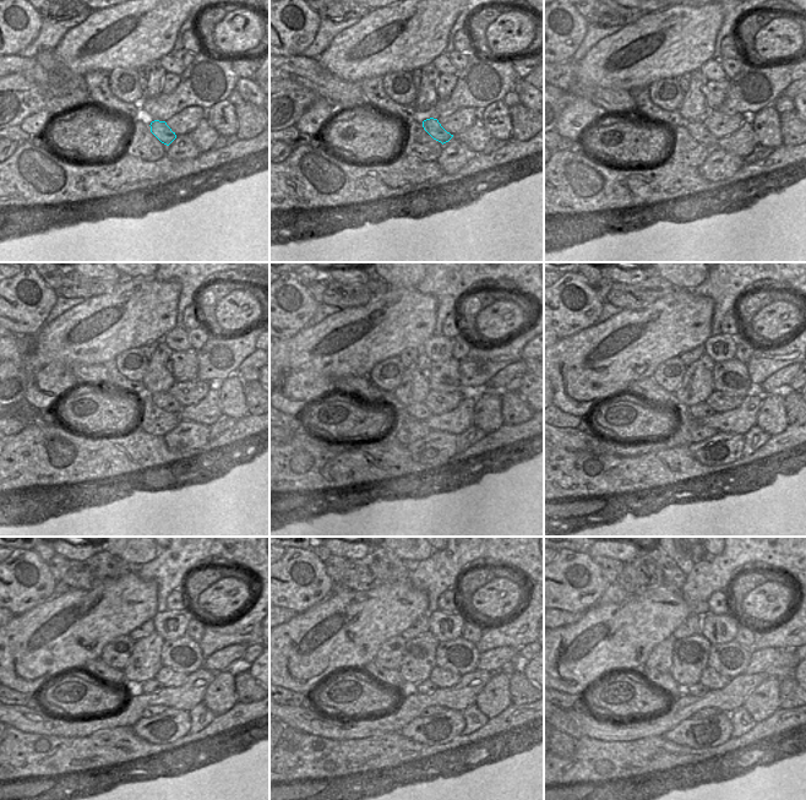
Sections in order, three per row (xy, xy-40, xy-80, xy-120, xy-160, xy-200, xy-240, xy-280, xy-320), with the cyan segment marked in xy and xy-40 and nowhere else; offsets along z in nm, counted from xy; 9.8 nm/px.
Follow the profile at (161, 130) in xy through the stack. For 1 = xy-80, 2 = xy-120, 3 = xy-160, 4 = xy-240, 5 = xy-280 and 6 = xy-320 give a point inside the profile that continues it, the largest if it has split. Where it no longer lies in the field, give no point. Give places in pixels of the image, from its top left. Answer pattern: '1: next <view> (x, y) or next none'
1: next xy-80 (700, 130)
2: next xy-120 (146, 406)
3: next xy-160 (420, 411)
4: next xy-240 (152, 685)
5: next xy-280 (425, 687)
6: next xy-320 (698, 689)

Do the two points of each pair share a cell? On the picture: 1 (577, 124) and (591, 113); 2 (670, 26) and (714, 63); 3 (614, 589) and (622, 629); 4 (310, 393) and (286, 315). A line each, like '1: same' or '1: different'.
1: same
2: different
3: different
4: different

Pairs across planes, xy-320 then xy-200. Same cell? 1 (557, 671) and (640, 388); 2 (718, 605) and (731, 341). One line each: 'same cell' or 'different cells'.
1: different cells
2: different cells

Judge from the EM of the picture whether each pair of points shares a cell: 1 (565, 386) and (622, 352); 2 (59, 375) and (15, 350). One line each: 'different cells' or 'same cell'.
1: same cell
2: different cells

